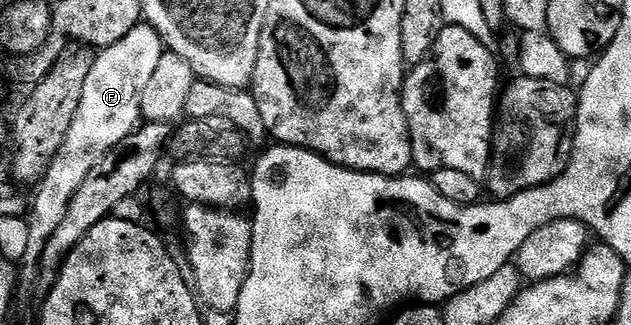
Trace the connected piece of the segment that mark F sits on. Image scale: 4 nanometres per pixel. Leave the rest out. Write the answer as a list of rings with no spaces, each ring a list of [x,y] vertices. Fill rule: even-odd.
[[[141,22],[122,42],[114,42],[114,46],[103,49],[95,57],[90,66],[90,74],[86,77],[86,86],[82,89],[82,102],[70,125],[70,130],[62,142],[54,159],[48,164],[43,179],[35,189],[36,200],[31,201],[30,211],[26,219],[30,230],[30,243],[26,245],[26,254],[22,267],[18,272],[18,300],[28,304],[32,300],[32,291],[38,288],[38,268],[42,258],[42,250],[46,250],[46,242],[50,242],[50,234],[58,230],[62,217],[66,215],[66,206],[70,206],[70,198],[78,194],[78,186],[82,186],[86,174],[102,162],[102,158],[122,138],[136,131],[141,123],[140,99],[142,90],[150,83],[150,77],[158,62],[165,54],[164,39],[147,22]]]

